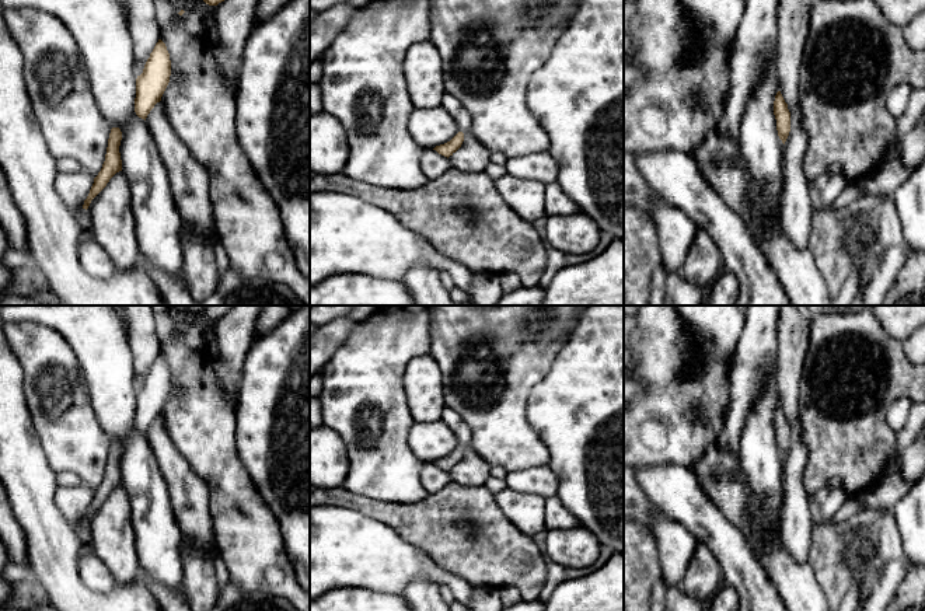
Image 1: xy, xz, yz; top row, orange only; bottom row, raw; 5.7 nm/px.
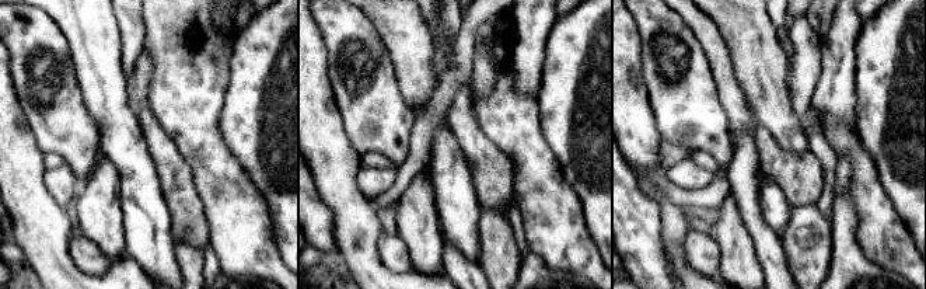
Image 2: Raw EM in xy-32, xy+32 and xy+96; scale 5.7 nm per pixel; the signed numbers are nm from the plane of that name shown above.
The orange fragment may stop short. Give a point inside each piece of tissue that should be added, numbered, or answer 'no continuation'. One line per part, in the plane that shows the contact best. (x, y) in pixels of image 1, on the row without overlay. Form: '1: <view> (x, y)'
no continuation

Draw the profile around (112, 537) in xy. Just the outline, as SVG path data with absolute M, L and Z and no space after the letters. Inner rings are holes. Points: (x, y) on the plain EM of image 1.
M123 485L116 486L88 520L92 554L108 568L118 587L129 586L142 577L132 507Z

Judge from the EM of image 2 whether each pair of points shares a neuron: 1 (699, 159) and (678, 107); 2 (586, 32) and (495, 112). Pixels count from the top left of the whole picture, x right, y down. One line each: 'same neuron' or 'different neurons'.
1: different neurons
2: different neurons

